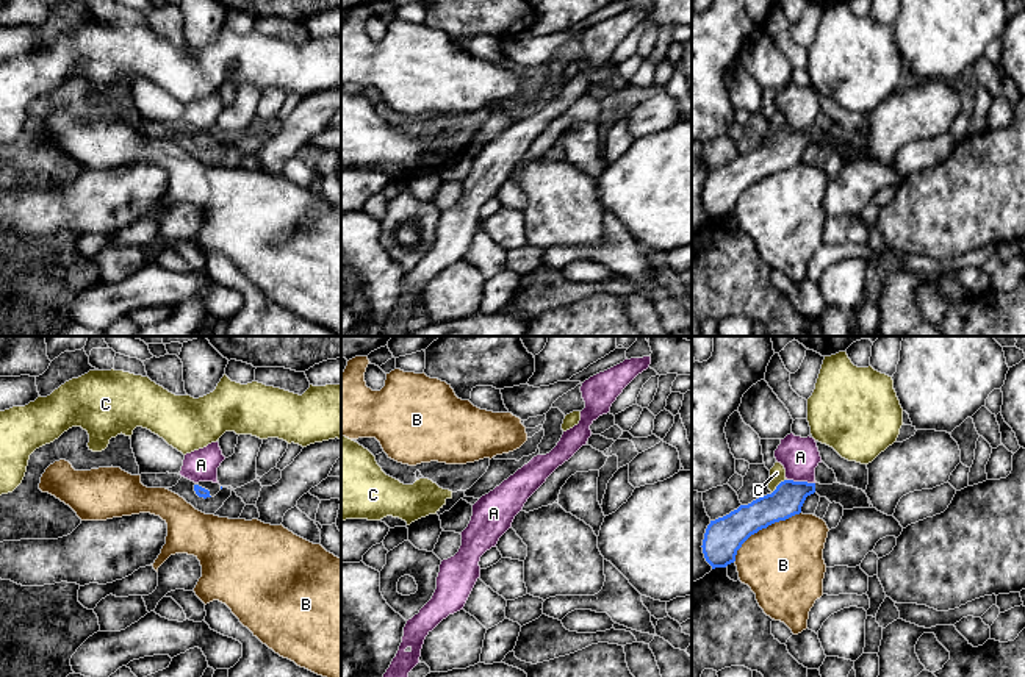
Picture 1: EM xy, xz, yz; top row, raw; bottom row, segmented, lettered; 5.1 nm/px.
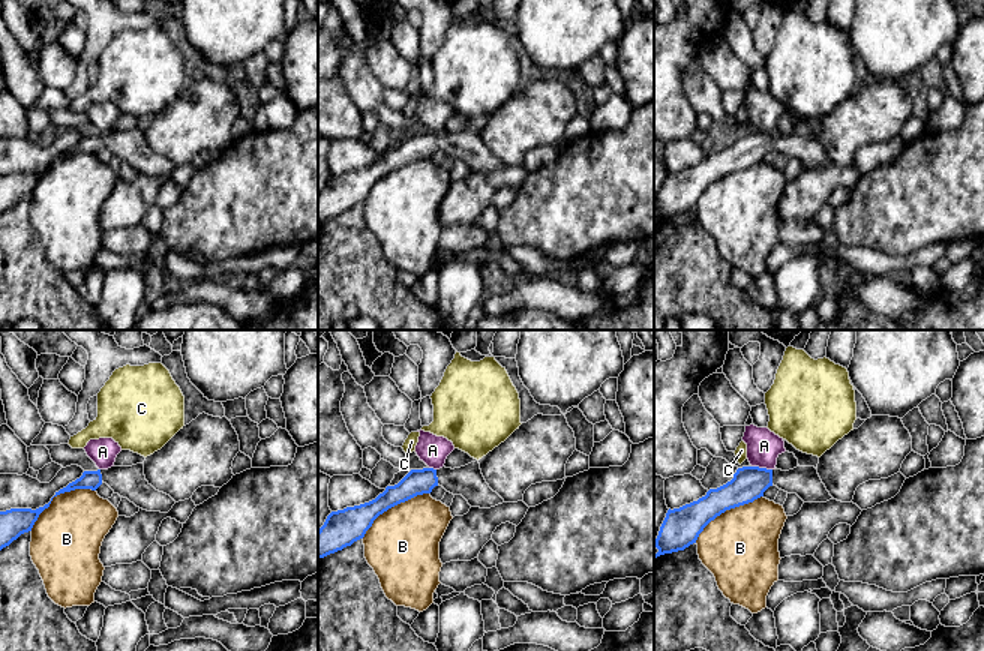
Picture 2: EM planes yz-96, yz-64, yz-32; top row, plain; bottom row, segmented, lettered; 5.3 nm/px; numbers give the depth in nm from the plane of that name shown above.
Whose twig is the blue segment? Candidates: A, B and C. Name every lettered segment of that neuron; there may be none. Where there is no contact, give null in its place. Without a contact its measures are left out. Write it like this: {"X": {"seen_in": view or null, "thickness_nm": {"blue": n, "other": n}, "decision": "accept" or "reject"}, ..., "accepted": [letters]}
{"A": {"seen_in": "yz", "thickness_nm": {"blue": 170, "other": 200}, "decision": "reject"}, "B": {"seen_in": "yz", "thickness_nm": {"blue": 200, "other": 420}, "decision": "reject"}, "C": {"seen_in": "yz", "thickness_nm": {"blue": 170, "other": 80}, "decision": "reject"}, "accepted": []}

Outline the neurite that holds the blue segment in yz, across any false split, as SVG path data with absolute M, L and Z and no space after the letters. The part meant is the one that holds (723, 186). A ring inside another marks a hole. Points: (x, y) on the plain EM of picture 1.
M781 131L771 144L762 145L748 155L740 155L729 164L710 170L703 189L706 211L715 217L726 217L735 211L737 200L754 183L768 175L801 163L807 145L817 142L843 159L870 158L862 139L833 133Z

